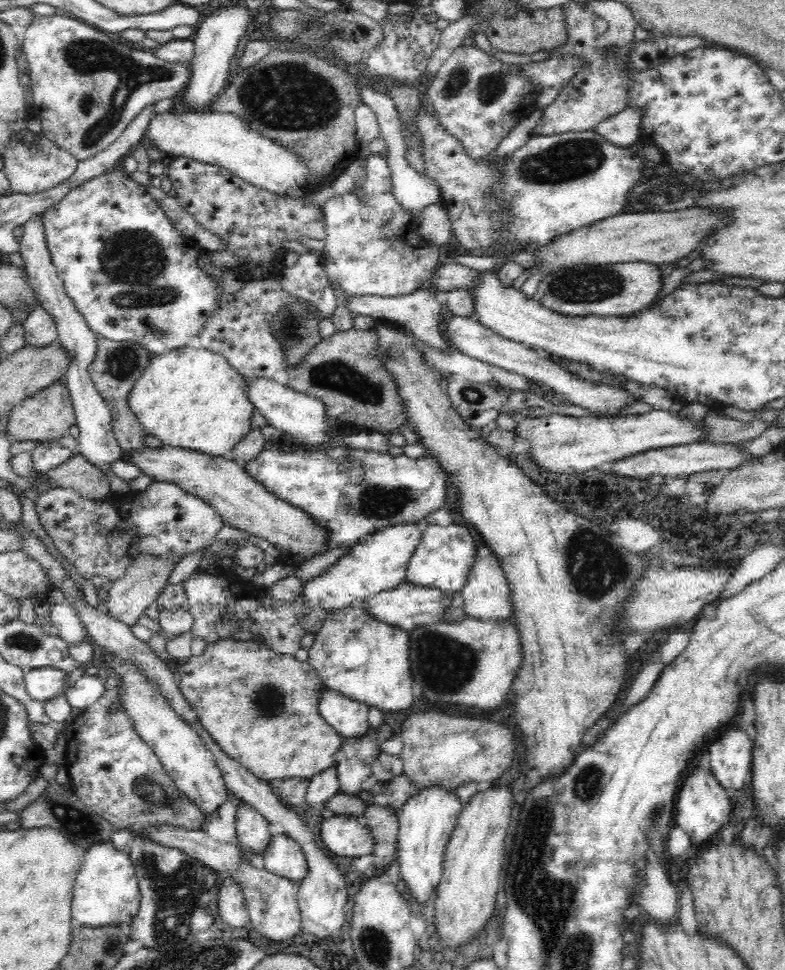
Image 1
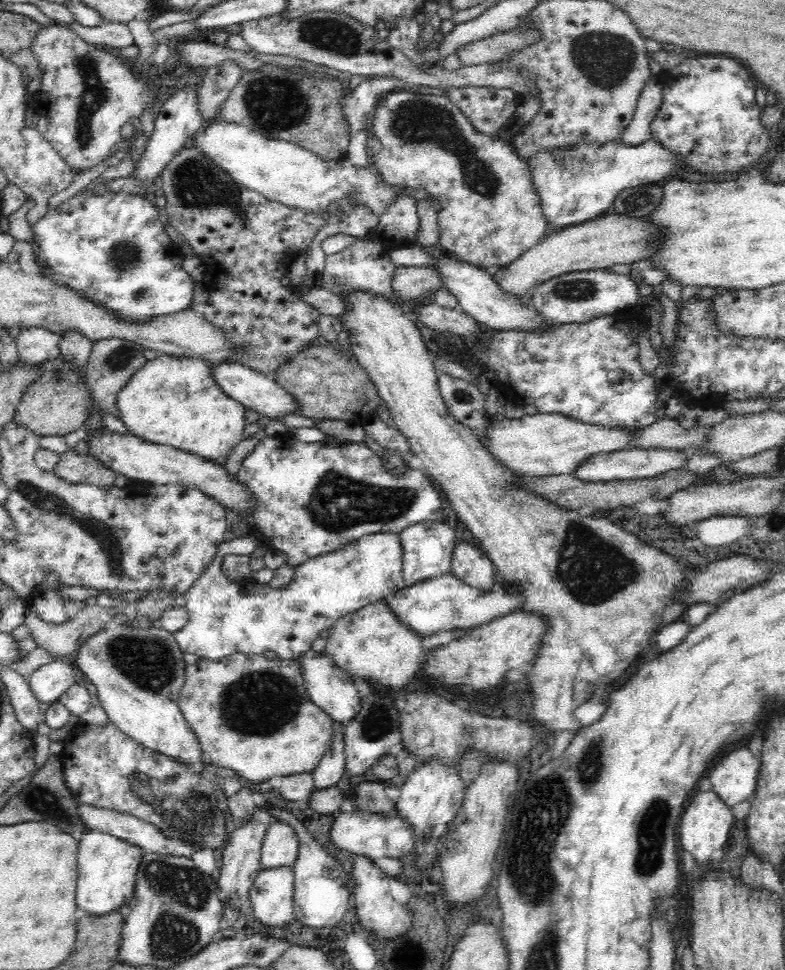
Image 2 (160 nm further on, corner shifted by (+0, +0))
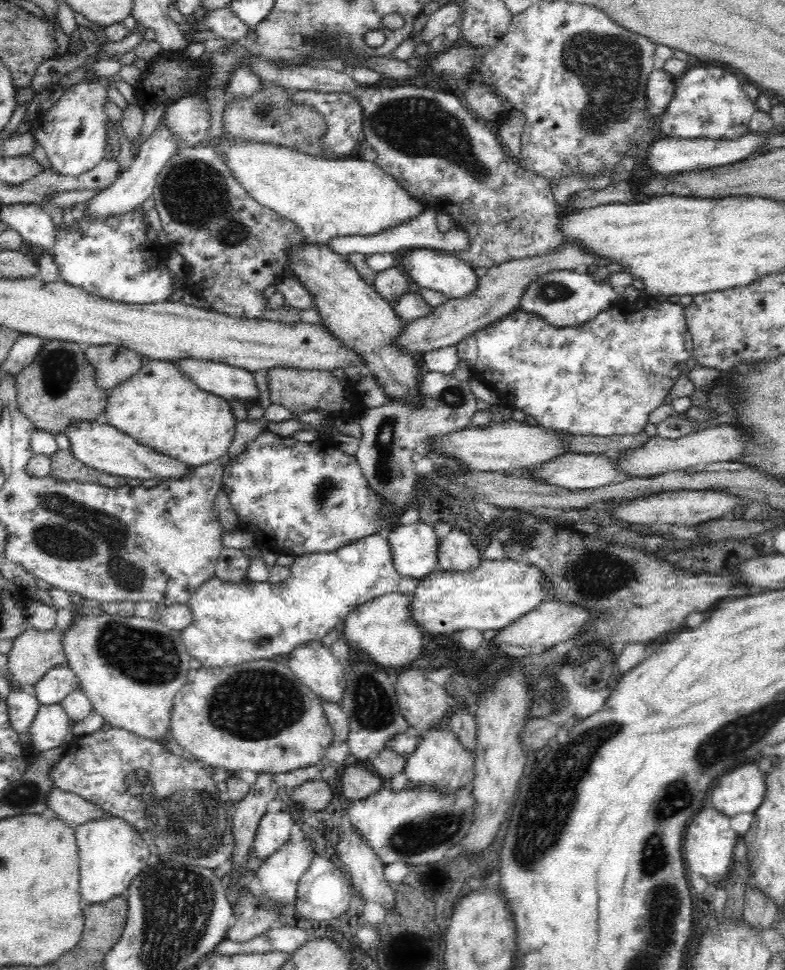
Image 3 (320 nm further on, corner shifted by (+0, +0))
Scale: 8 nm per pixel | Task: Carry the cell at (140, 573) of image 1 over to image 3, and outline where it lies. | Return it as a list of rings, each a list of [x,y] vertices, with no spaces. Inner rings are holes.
[[[30,623],[27,626],[26,632],[12,640],[12,649],[3,669],[10,691],[35,686],[52,667],[66,663],[60,641],[62,630],[40,632]]]

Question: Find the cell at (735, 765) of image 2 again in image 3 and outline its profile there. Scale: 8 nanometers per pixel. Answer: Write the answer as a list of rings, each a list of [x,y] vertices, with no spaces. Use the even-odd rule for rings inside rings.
[[[756,762],[745,763],[732,768],[730,774],[722,775],[711,788],[708,800],[714,805],[714,809],[732,818],[737,814],[754,814],[761,805],[765,795],[765,776],[760,772]]]

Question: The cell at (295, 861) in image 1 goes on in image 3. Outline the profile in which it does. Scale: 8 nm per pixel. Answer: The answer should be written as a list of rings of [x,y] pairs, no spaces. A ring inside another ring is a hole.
[[[284,809],[262,814],[258,828],[254,830],[253,842],[254,852],[260,860],[266,861],[273,852],[286,845],[288,838],[291,838],[290,828],[293,821],[290,813]]]

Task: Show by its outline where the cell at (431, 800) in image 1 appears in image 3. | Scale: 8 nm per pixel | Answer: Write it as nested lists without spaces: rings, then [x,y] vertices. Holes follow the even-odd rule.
[[[450,725],[430,726],[418,736],[418,744],[412,754],[407,756],[404,771],[408,776],[407,788],[414,786],[433,786],[439,792],[459,790],[473,781],[476,755],[458,739]]]

